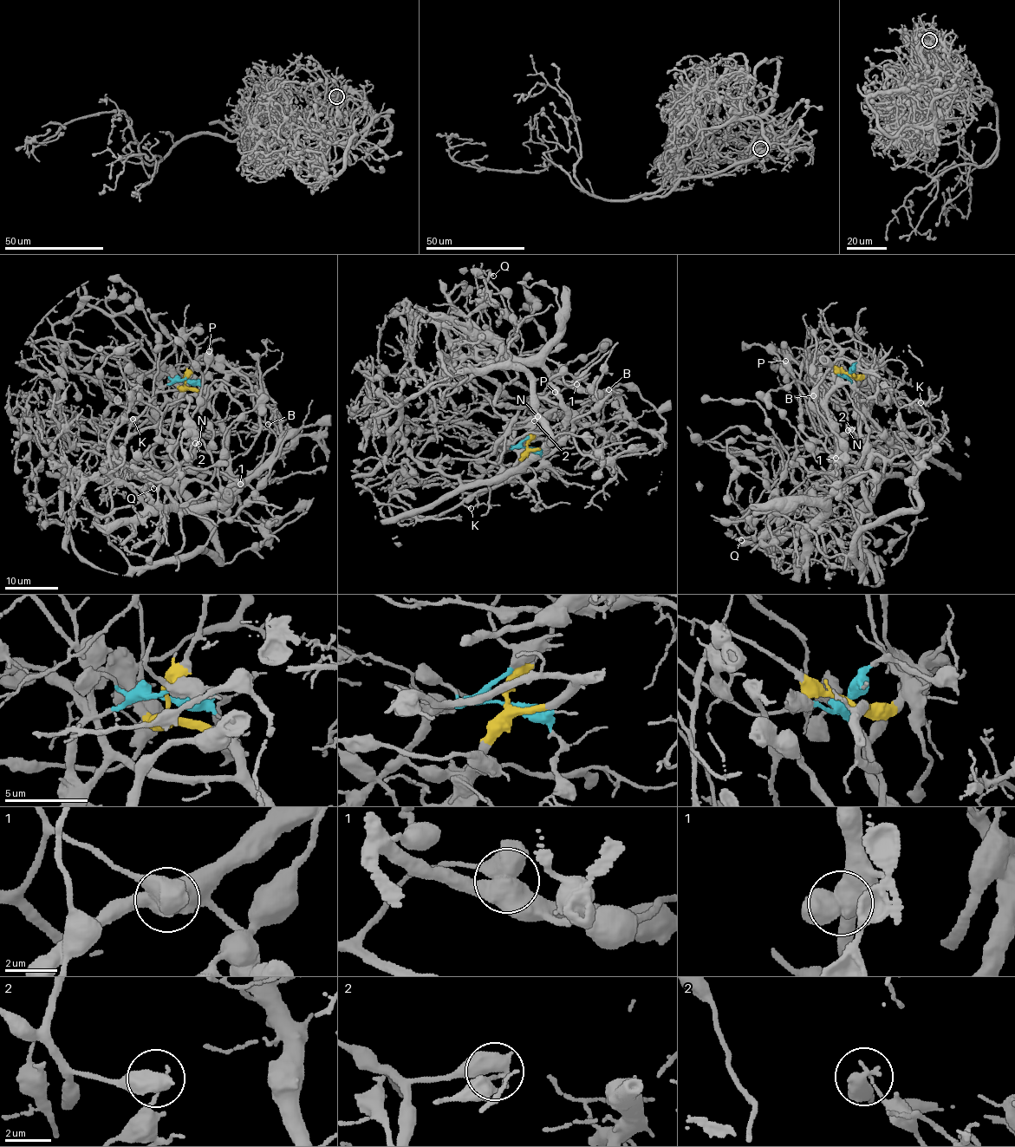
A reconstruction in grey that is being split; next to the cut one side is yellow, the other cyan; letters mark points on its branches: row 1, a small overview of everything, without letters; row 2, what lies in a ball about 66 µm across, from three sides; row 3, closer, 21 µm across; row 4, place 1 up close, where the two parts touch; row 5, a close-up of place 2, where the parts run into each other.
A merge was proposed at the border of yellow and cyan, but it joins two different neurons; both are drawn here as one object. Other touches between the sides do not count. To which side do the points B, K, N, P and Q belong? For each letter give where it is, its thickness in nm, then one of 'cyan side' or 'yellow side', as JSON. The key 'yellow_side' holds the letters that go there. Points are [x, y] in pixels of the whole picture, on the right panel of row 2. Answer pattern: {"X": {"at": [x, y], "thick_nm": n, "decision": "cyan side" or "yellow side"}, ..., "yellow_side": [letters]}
{"B": {"at": [813, 395], "thick_nm": 120, "decision": "yellow side"}, "K": {"at": [920, 402], "thick_nm": 110, "decision": "yellow side"}, "N": {"at": [848, 430], "thick_nm": 360, "decision": "yellow side"}, "P": {"at": [785, 361], "thick_nm": 650, "decision": "yellow side"}, "Q": {"at": [741, 540], "thick_nm": 140, "decision": "yellow side"}, "yellow_side": ["B", "K", "N", "P", "Q"]}

